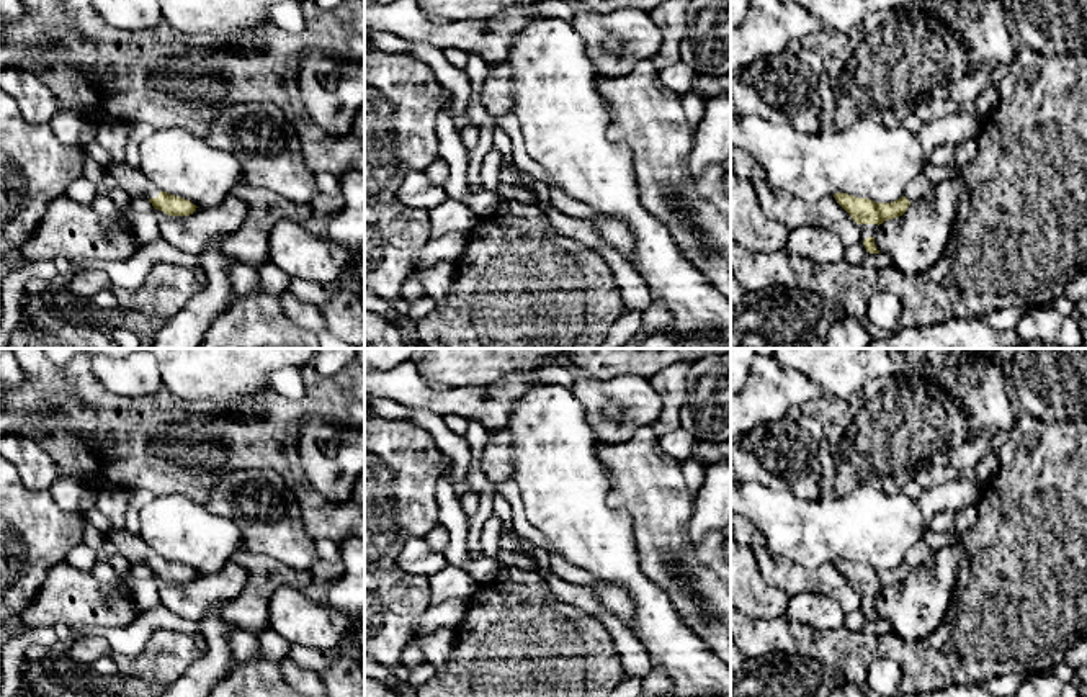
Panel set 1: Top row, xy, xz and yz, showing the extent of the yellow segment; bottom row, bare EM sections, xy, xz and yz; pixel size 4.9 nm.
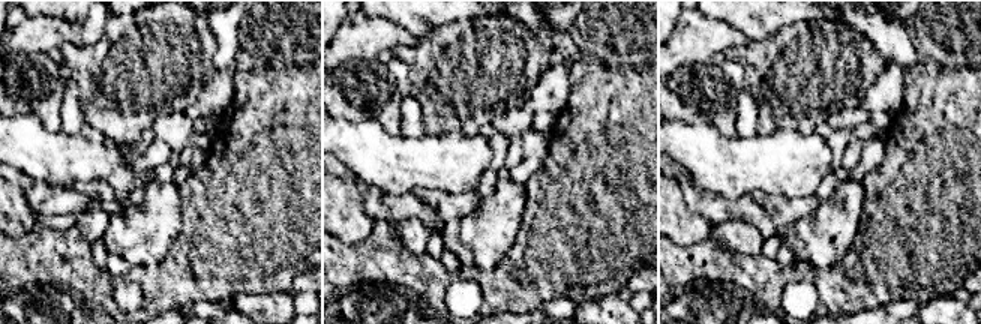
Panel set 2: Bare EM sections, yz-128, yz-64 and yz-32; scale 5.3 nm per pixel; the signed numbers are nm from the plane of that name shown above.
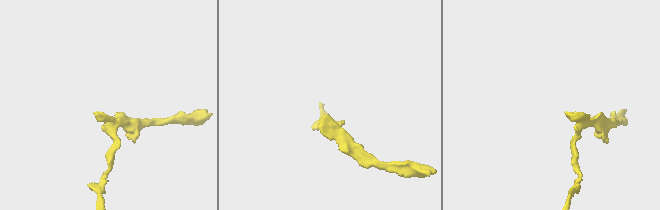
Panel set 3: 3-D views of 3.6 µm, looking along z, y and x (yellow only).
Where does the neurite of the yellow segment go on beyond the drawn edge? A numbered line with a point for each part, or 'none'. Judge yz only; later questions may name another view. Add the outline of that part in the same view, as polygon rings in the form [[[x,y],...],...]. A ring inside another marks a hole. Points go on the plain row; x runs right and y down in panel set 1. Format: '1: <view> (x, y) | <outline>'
1: yz (867, 596) | [[[858,591],[861,597],[861,610],[866,604],[875,604],[876,596],[879,594],[878,591]]]

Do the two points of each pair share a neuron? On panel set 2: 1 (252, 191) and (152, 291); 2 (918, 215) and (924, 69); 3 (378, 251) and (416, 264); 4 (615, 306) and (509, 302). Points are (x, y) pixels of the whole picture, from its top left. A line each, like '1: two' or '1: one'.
1: one
2: one
3: one
4: two

